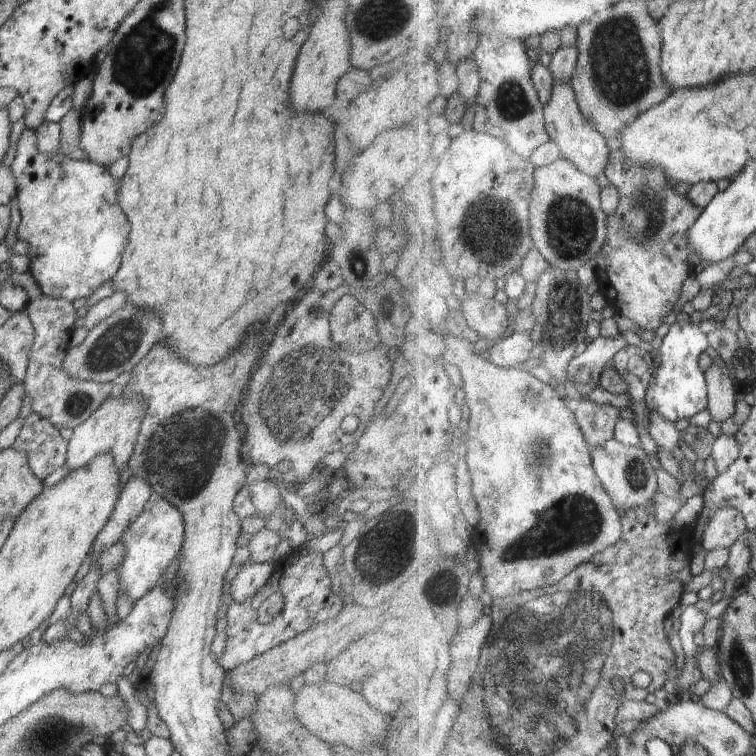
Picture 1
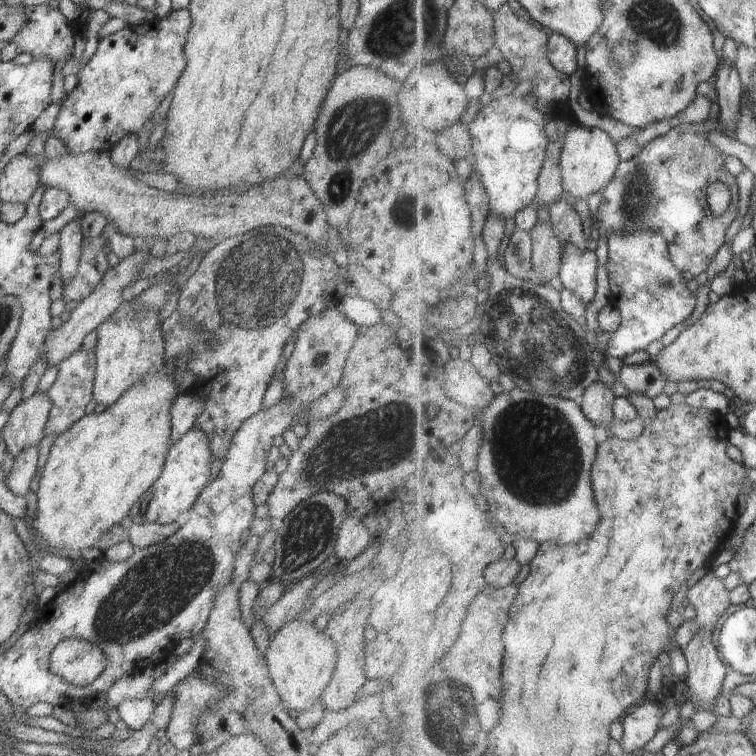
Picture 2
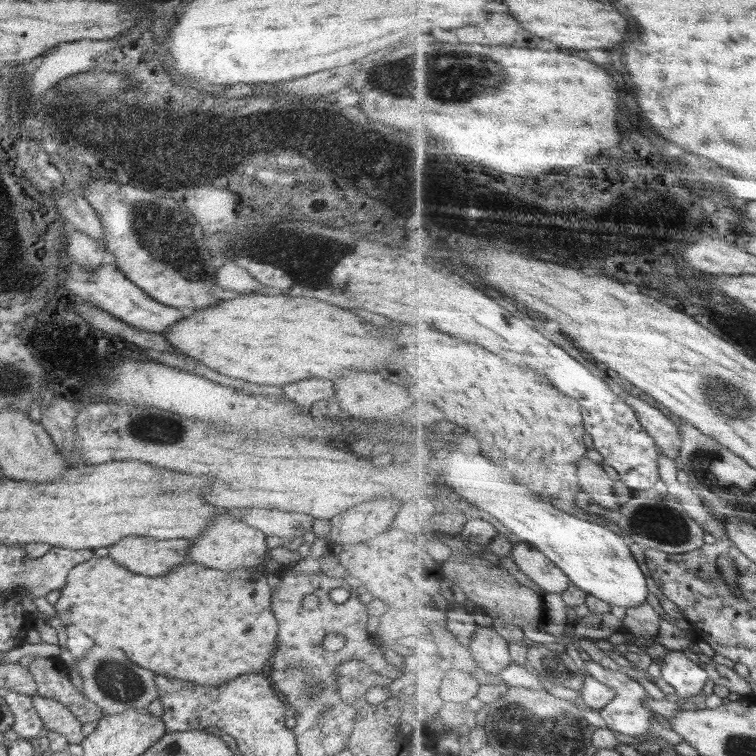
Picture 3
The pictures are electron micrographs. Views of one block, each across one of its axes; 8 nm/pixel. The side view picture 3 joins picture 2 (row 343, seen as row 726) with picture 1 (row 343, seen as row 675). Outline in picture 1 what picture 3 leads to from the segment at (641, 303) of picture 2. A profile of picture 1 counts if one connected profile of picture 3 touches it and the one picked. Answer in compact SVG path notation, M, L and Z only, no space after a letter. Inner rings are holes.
M623 334L616 338L599 336L594 339L594 344L589 344L581 355L572 360L568 379L580 394L588 396L596 386L599 386L608 362L614 360L618 352L626 346L628 343Z

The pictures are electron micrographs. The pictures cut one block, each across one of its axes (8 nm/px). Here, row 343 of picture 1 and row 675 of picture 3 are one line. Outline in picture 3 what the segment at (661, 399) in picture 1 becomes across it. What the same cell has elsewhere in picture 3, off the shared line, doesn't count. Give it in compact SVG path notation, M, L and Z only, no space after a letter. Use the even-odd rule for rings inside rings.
M670 651L664 662L663 678L676 689L679 698L691 700L700 695L710 680L708 672L692 662L684 651Z

